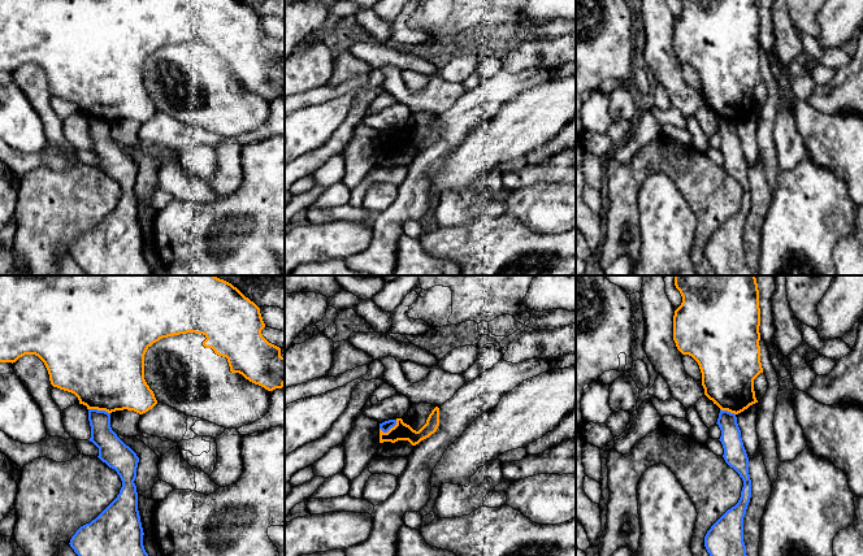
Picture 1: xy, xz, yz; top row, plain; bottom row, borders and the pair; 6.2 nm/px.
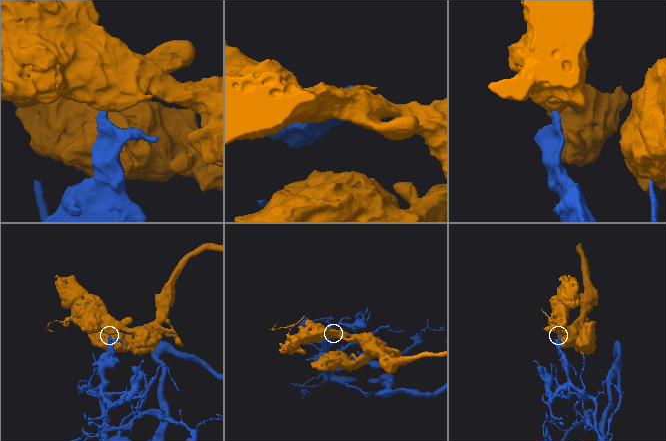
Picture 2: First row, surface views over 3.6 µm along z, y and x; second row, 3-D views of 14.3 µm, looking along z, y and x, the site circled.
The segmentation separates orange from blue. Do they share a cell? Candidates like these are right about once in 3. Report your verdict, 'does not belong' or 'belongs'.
does not belong

